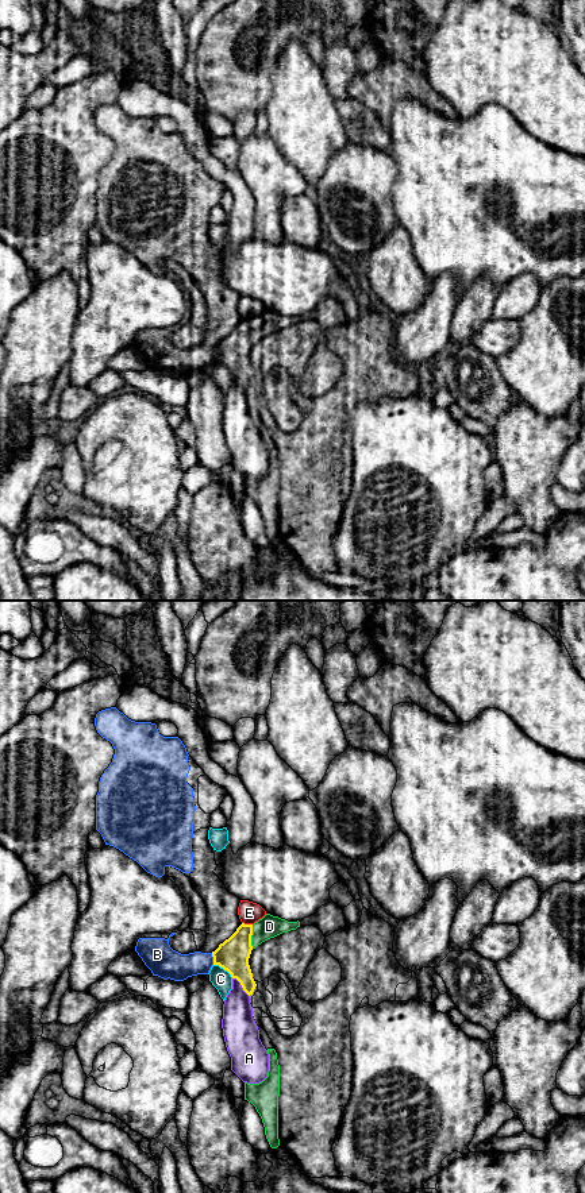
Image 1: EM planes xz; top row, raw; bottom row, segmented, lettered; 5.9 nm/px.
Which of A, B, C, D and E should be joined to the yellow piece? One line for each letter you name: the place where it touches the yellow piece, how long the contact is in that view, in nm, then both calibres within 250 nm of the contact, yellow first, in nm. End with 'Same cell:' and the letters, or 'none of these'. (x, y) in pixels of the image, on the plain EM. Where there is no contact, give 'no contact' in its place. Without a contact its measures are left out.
D: contact xz (250, 332); length 140 nm; calibres 190 and 140 nm
Same cell: D

